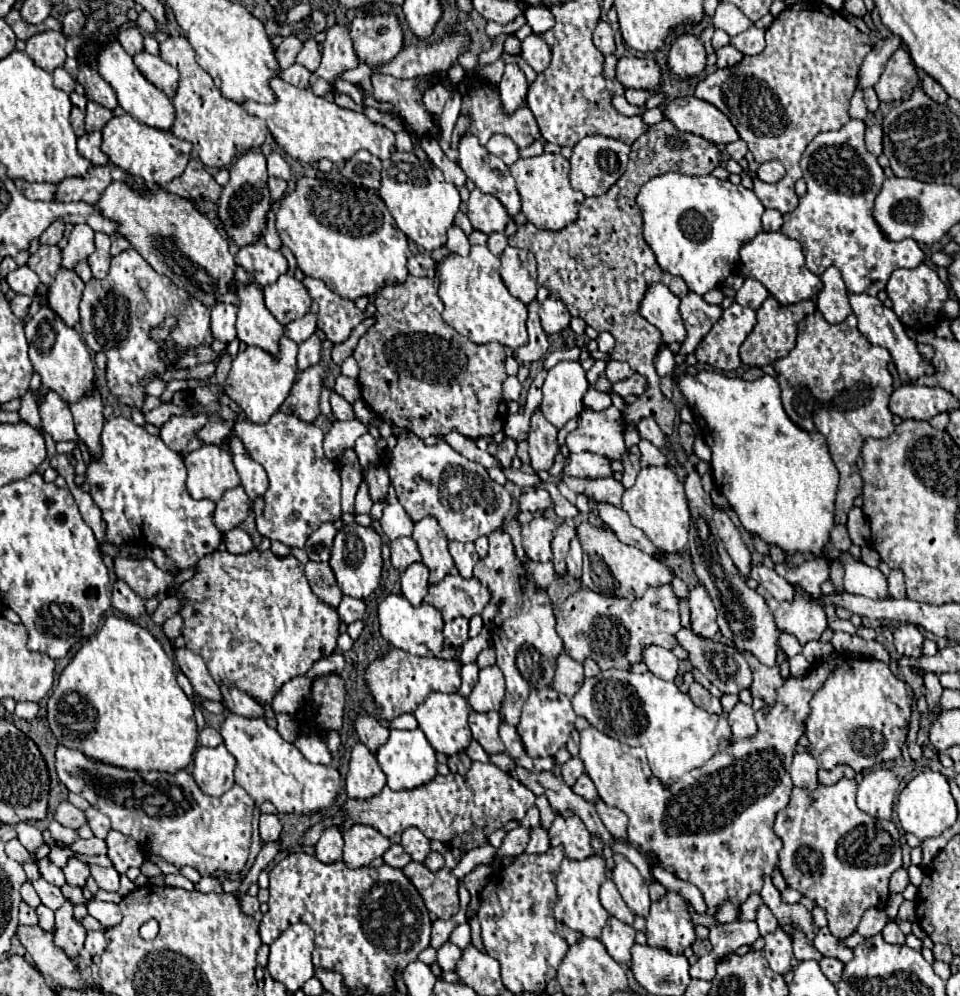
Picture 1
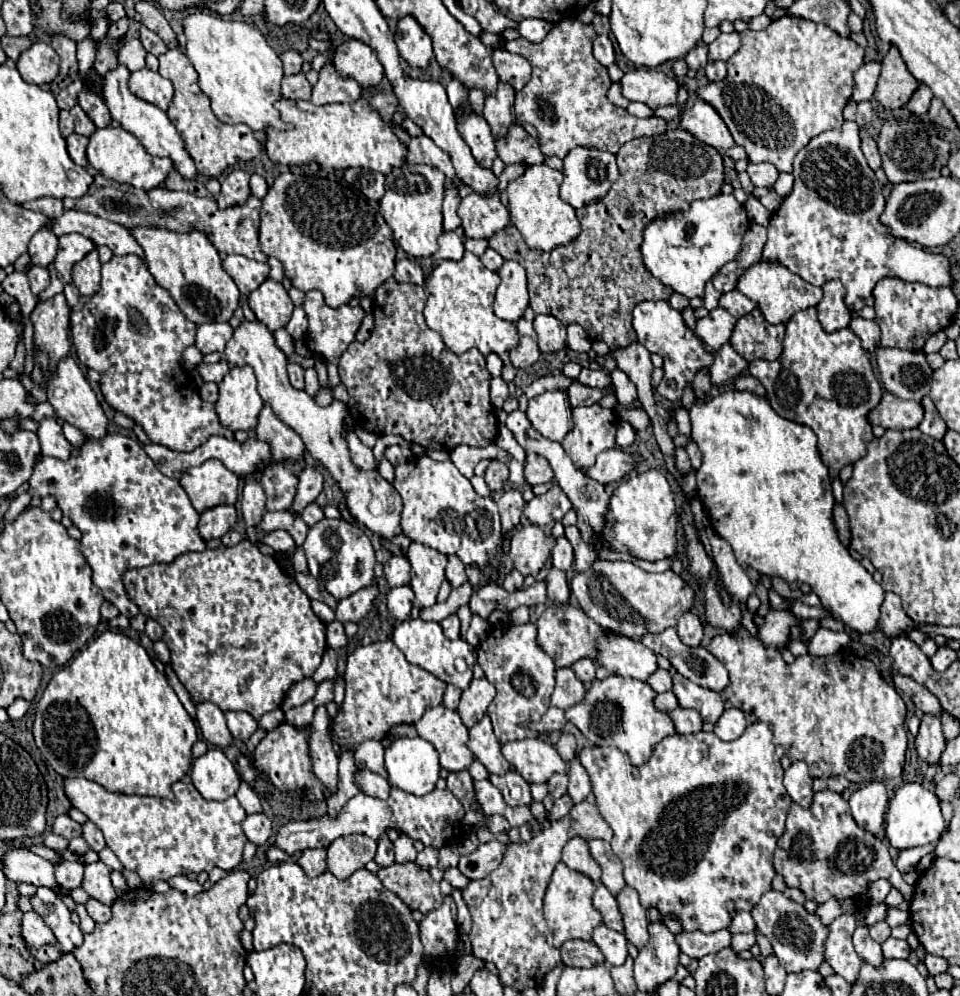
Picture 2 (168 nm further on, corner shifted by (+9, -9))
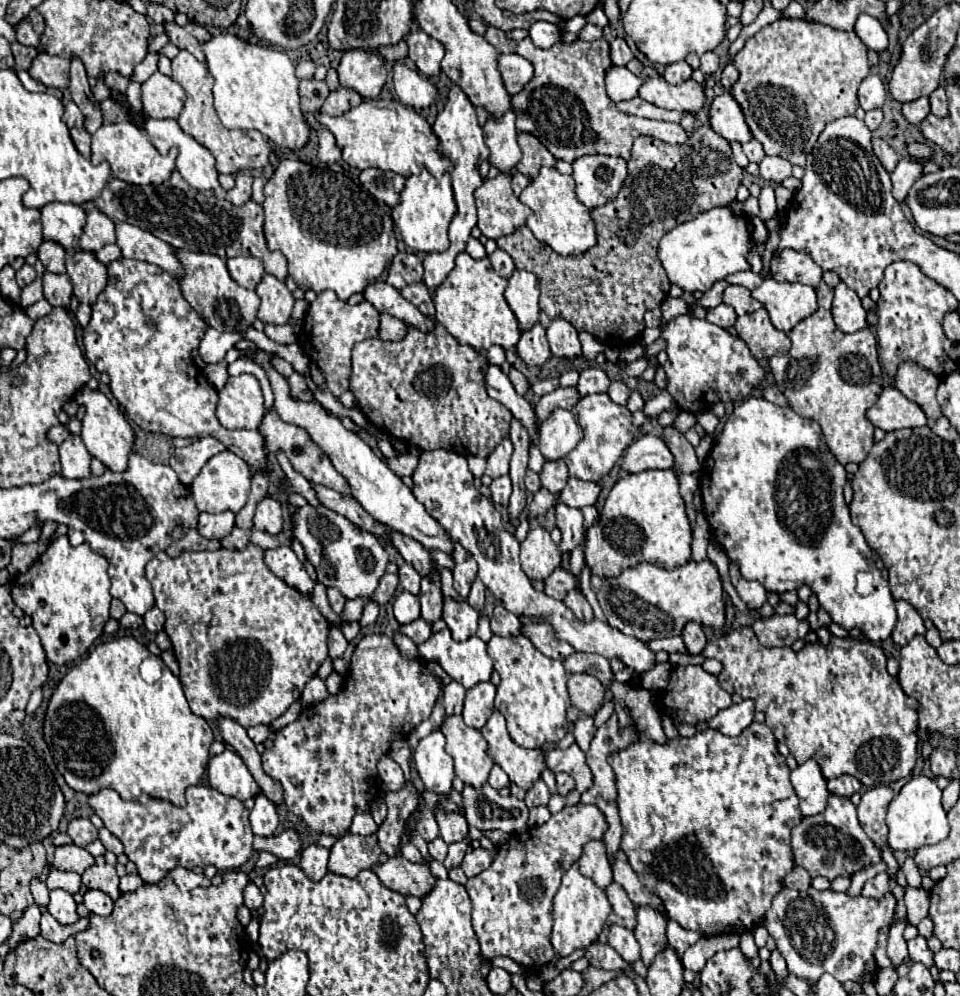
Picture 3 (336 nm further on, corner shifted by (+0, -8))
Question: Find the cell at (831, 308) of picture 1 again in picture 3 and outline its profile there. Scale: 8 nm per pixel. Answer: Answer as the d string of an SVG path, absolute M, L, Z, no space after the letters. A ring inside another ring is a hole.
M840 282L834 288L834 304L832 304L832 314L838 330L846 334L854 334L862 328L868 328L866 320L866 310L854 290L850 290L844 282Z

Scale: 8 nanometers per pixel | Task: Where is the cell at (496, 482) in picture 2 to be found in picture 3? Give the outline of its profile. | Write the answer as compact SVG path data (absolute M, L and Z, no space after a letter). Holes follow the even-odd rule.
M510 476L496 478L496 480L490 484L490 492L492 492L492 502L494 502L496 506L508 506L508 498L510 498L510 492L512 492Z

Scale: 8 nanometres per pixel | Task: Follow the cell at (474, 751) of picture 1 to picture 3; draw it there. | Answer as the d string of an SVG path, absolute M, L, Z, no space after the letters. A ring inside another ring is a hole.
M494 764L492 772L490 772L490 778L488 778L488 784L490 784L492 788L496 788L496 790L508 788L508 786L510 786L510 778L506 776L506 772L504 772L500 766Z

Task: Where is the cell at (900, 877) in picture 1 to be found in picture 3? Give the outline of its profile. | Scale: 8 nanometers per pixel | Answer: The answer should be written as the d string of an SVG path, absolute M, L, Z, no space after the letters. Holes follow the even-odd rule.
M880 872L878 876L874 876L872 880L868 880L862 888L862 896L866 898L882 898L888 892L888 880L890 876L886 872Z

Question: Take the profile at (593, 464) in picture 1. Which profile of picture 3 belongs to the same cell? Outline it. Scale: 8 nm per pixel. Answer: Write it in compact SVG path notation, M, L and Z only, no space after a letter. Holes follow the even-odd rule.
M644 434L624 452L624 470L636 474L648 468L674 468L674 456L662 438Z

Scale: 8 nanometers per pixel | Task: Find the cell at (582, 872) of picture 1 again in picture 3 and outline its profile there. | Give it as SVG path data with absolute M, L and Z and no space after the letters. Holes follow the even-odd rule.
M572 864L568 872L562 876L562 884L554 896L554 926L550 934L550 942L554 946L556 956L570 956L578 948L586 948L600 936L612 906L606 898L606 892L600 890L590 878L578 872L578 866Z

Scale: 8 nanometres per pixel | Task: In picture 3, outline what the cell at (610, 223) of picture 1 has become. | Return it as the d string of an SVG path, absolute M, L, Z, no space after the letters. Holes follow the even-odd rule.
M710 126L696 128L684 146L670 146L650 136L640 136L634 142L632 156L628 160L628 178L618 196L606 206L594 208L592 218L596 222L598 244L582 256L560 256L550 246L544 246L534 234L522 226L510 236L498 238L498 248L510 254L518 270L528 270L540 280L540 310L550 320L562 318L570 322L578 332L590 332L602 344L614 348L628 348L644 330L644 314L664 302L670 290L670 280L658 260L658 242L672 228L696 218L698 214L716 206L728 206L736 200L736 190L742 182L744 170L734 162L732 150L726 138L714 132Z

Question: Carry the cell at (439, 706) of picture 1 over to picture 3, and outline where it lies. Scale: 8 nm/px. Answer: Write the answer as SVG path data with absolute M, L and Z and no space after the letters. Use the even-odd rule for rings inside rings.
M462 716L446 718L442 724L448 754L454 758L456 776L474 788L486 784L494 760L488 754L488 742L476 730L464 724Z

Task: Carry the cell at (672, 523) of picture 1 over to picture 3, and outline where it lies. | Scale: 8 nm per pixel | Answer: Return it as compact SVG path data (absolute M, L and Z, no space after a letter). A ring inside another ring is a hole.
M644 470L620 478L610 490L602 514L586 530L580 546L584 548L584 562L592 576L616 578L626 568L642 562L674 570L692 560L690 552L692 528L686 516L684 500L678 492L678 478L674 470Z

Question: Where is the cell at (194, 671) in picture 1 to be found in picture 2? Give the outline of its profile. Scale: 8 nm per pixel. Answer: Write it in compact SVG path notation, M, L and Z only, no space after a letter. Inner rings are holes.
M199 701L195 705L195 709L197 709L197 723L201 727L201 733L203 733L205 741L209 741L217 747L227 747L233 737L227 731L223 711L211 701Z

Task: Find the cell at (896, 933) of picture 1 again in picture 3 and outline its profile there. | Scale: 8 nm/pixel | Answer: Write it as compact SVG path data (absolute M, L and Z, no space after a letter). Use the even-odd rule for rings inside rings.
M916 936L914 940L908 942L908 952L910 952L912 962L920 962L926 968L930 968L934 964L934 952L928 948L926 938L922 938L922 936Z

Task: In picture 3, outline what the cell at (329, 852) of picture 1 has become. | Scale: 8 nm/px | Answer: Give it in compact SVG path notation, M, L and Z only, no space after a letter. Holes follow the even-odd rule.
M318 844L306 846L300 854L300 868L310 880L322 880L322 876L328 872L328 850Z

